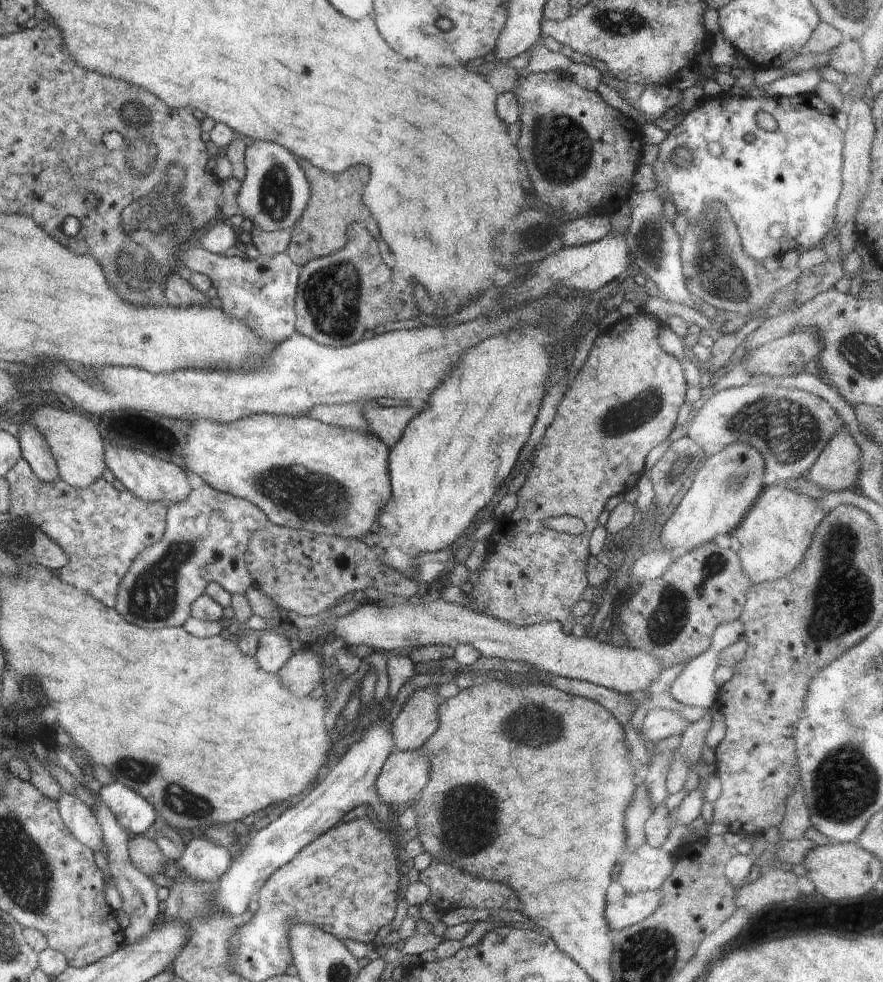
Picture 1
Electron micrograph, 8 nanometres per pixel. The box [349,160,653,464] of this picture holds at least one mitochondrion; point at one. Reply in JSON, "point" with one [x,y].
{"point":[530,238]}

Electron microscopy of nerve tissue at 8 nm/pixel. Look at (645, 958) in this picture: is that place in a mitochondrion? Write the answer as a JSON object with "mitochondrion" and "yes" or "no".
{"mitochondrion":"yes"}

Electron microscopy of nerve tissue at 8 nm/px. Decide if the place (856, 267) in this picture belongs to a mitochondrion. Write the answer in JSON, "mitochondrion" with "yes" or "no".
{"mitochondrion":"no"}

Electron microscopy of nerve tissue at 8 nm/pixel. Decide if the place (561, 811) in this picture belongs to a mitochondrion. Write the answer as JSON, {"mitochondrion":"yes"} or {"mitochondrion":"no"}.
{"mitochondrion":"no"}

